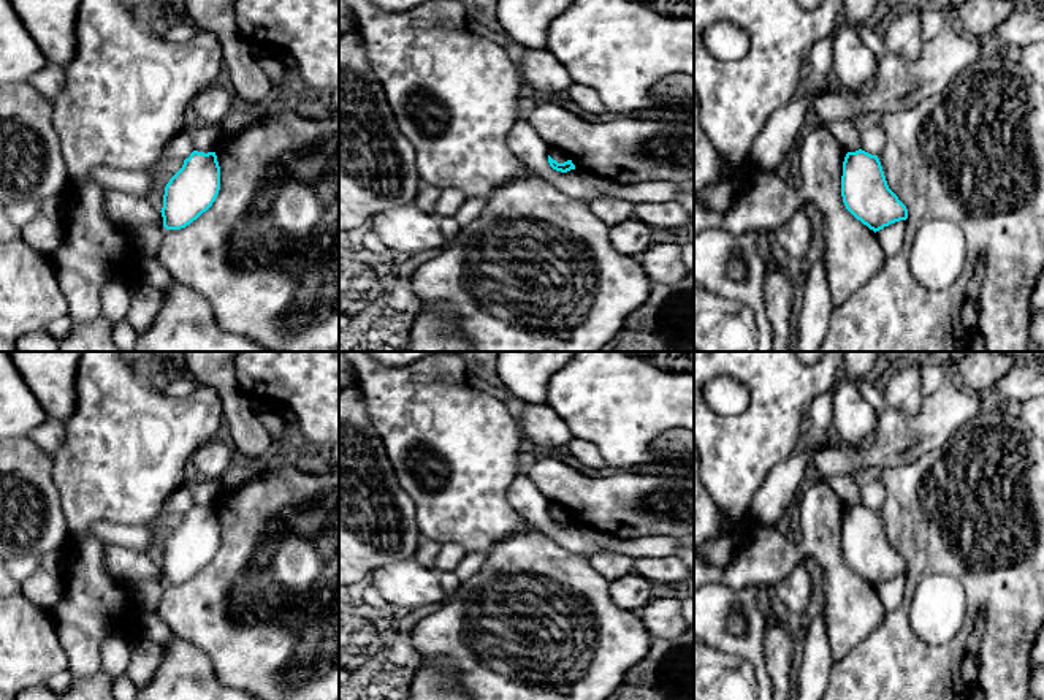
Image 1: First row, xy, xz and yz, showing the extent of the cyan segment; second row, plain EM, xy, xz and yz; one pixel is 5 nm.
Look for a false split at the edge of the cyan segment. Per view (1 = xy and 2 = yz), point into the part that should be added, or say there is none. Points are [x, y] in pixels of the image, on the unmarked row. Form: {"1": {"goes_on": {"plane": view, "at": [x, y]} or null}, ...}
{"1": {"goes_on": null}, "2": {"goes_on": null}}

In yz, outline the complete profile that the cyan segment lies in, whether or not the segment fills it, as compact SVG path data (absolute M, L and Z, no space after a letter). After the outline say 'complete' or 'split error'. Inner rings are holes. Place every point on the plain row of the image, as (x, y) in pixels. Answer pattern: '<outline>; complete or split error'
M862 504L844 512L841 551L846 564L874 588L908 573L906 561L887 540L878 510Z; complete

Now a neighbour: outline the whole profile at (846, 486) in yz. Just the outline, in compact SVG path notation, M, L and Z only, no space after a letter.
M830 475L824 478L833 493L840 497L844 507L855 507L860 504L859 477L854 475Z

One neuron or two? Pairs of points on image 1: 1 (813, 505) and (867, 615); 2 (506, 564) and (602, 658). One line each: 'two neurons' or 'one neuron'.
1: one neuron
2: one neuron

